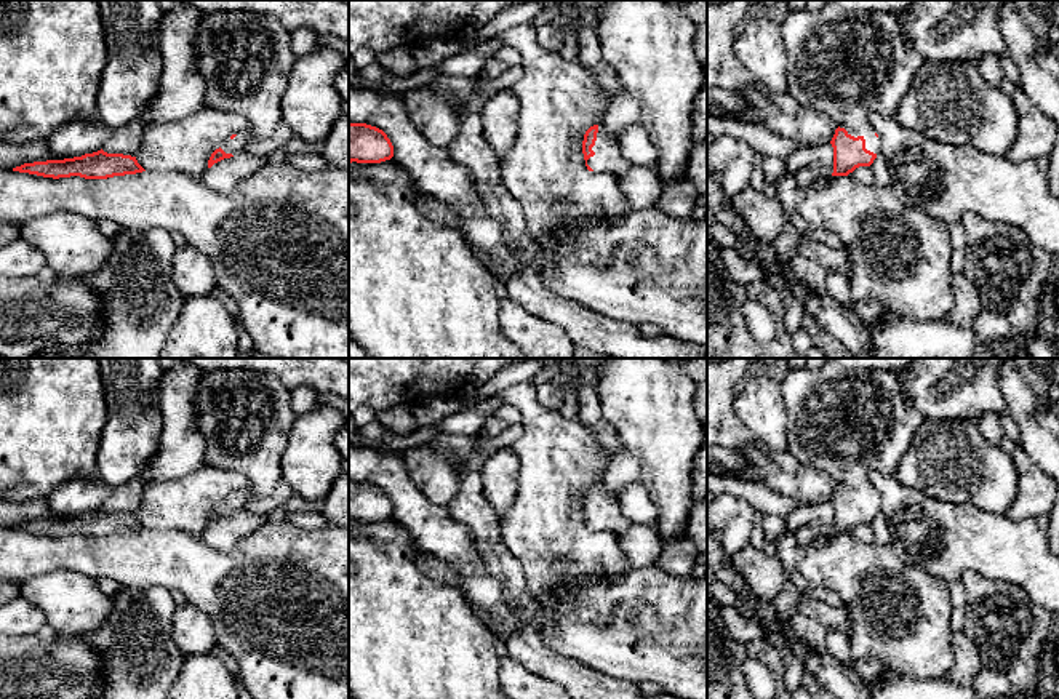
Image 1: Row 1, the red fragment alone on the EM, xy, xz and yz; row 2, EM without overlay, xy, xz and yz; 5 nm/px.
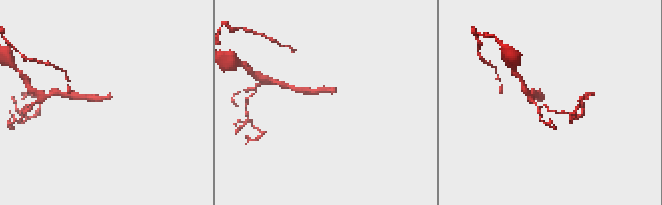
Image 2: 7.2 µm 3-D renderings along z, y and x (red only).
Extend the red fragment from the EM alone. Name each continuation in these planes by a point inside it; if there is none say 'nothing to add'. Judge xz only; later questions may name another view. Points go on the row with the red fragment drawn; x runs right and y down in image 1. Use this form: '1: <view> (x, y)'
1: xz (608, 157)

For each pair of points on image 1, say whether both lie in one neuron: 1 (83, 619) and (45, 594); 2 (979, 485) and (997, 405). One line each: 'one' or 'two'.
1: one
2: two

